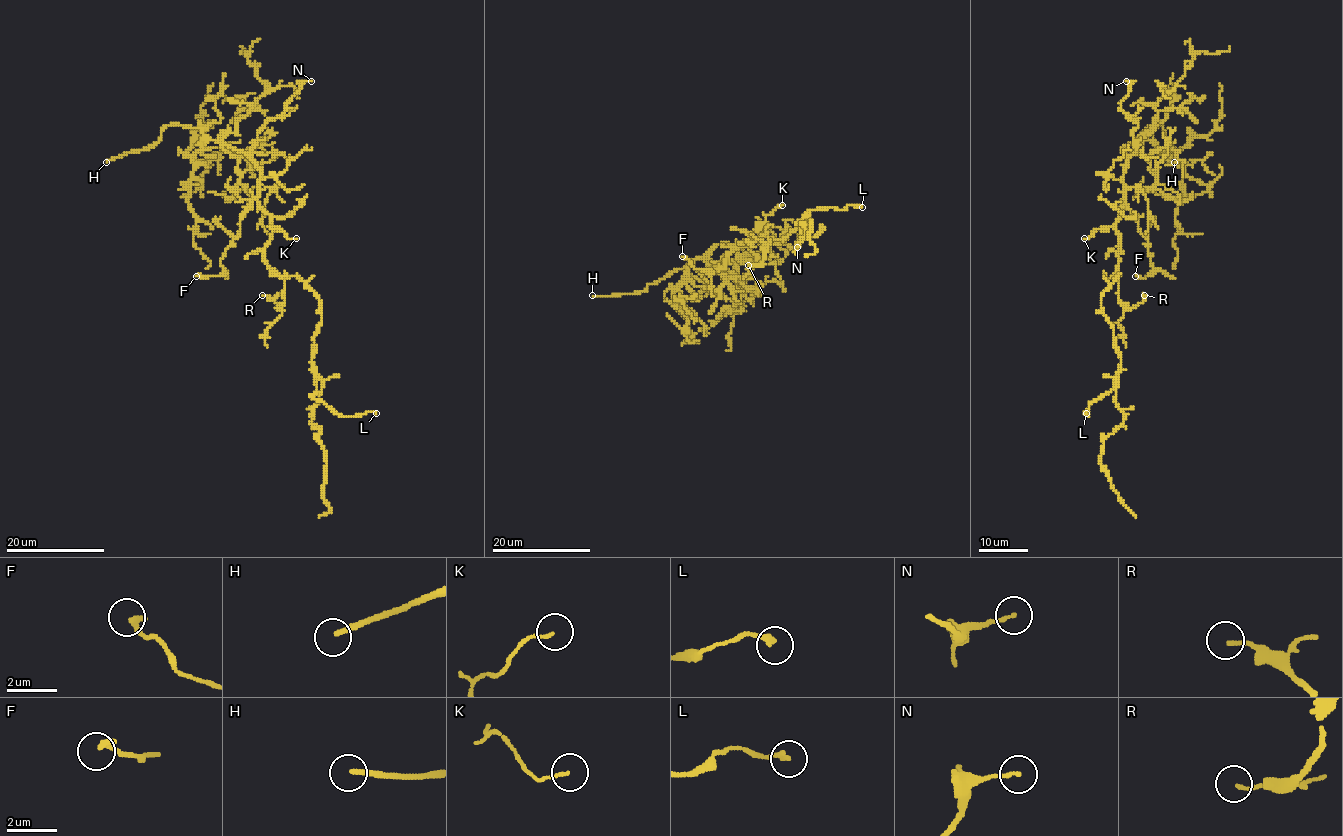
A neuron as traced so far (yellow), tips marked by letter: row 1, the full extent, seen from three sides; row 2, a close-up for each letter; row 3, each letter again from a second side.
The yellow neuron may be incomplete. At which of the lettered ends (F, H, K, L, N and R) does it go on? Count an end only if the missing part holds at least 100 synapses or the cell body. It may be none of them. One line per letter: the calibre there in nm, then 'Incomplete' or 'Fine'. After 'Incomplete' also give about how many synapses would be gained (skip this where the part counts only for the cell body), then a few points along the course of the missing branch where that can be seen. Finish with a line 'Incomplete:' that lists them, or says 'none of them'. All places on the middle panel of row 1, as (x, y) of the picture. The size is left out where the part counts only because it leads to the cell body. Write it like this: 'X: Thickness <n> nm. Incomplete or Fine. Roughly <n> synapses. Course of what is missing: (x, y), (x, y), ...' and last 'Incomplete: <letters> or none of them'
F: Thickness 240 nm. Fine
H: Thickness 190 nm. Incomplete
K: Thickness 110 nm. Fine
L: Thickness 190 nm. Fine
N: Thickness 130 nm. Fine
R: Thickness 130 nm. Fine
Incomplete: H

